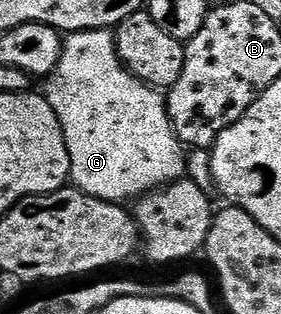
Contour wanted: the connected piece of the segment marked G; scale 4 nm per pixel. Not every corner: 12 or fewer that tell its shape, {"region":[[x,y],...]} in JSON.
{"region":[[67,33],[42,92],[74,187],[123,205],[181,179],[167,99],[115,35]]}

